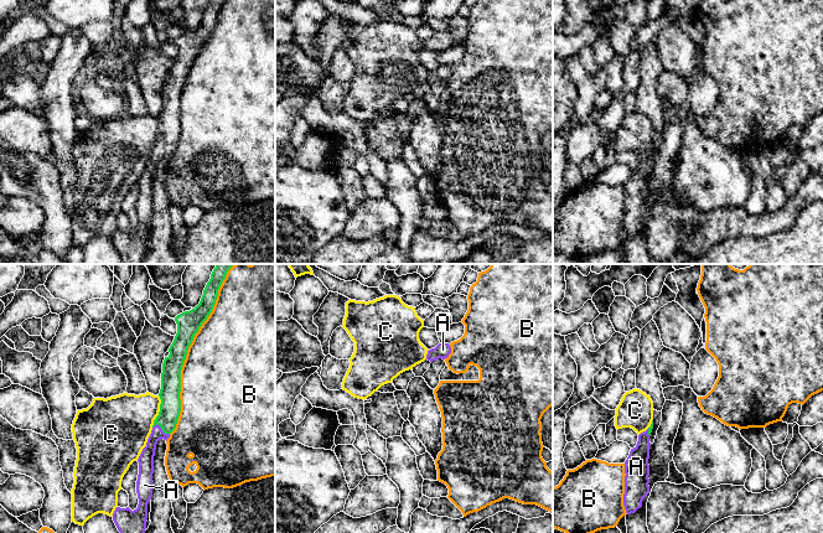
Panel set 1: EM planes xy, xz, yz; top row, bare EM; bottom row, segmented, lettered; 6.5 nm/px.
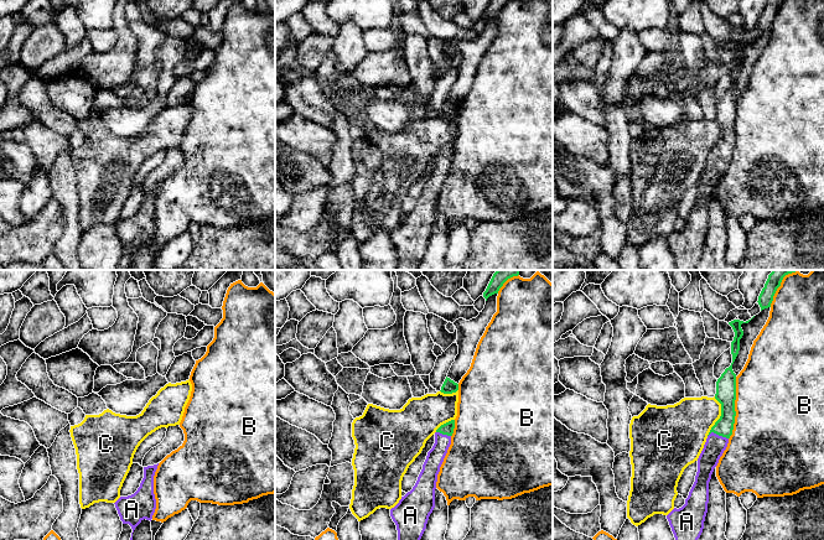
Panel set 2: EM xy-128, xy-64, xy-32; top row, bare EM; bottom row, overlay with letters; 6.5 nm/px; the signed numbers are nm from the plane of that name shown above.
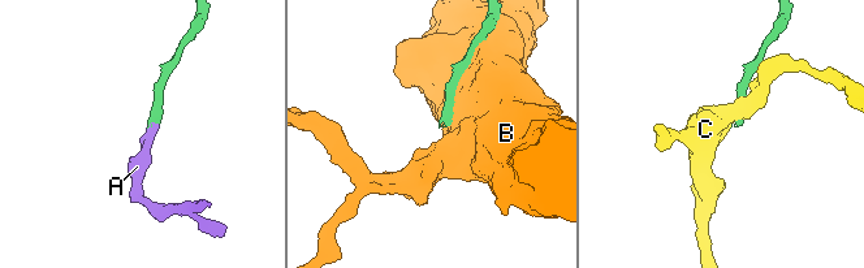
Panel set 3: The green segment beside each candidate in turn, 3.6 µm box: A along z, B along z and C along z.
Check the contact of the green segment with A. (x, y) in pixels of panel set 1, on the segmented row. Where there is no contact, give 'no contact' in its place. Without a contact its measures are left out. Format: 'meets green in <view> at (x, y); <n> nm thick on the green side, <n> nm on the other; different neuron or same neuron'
meets green in xy at (161, 428); 140 nm thick on the green side, 100 nm on the other; same neuron

